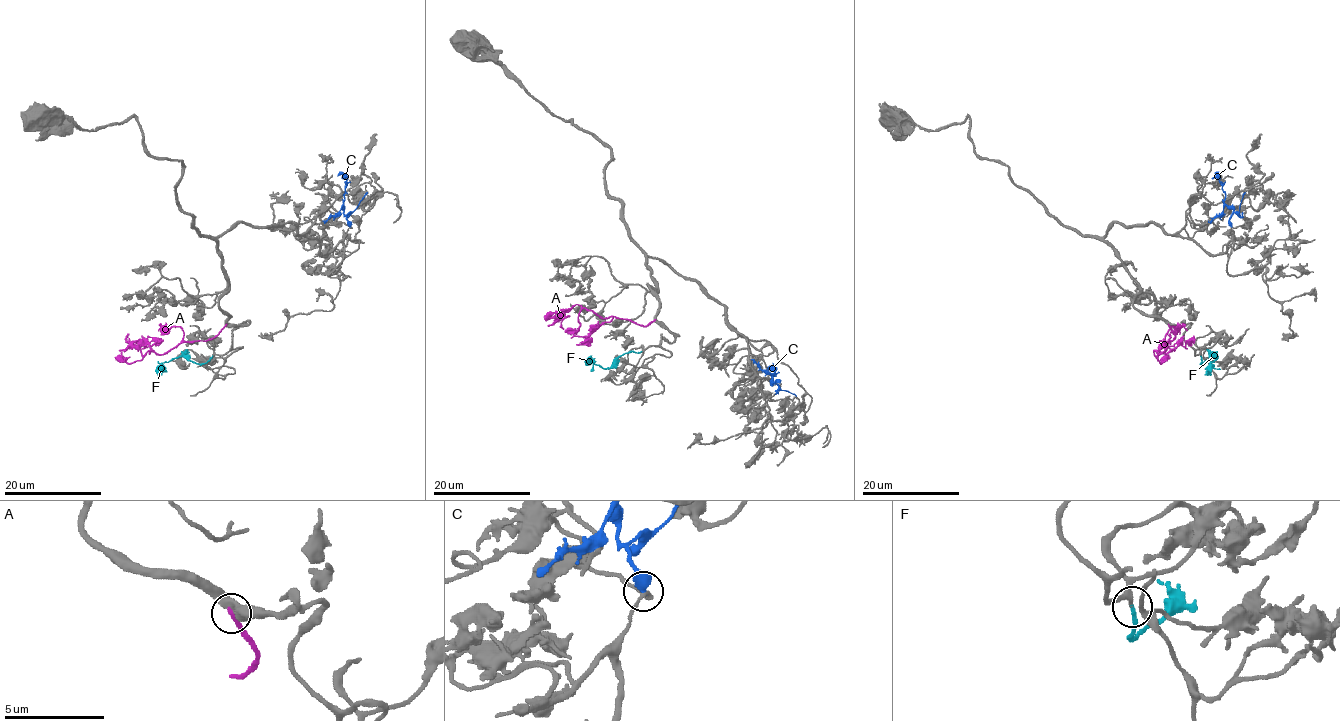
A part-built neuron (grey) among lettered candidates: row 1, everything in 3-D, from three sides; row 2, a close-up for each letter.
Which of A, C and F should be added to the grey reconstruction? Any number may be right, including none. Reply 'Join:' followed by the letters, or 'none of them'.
Join: A, F

